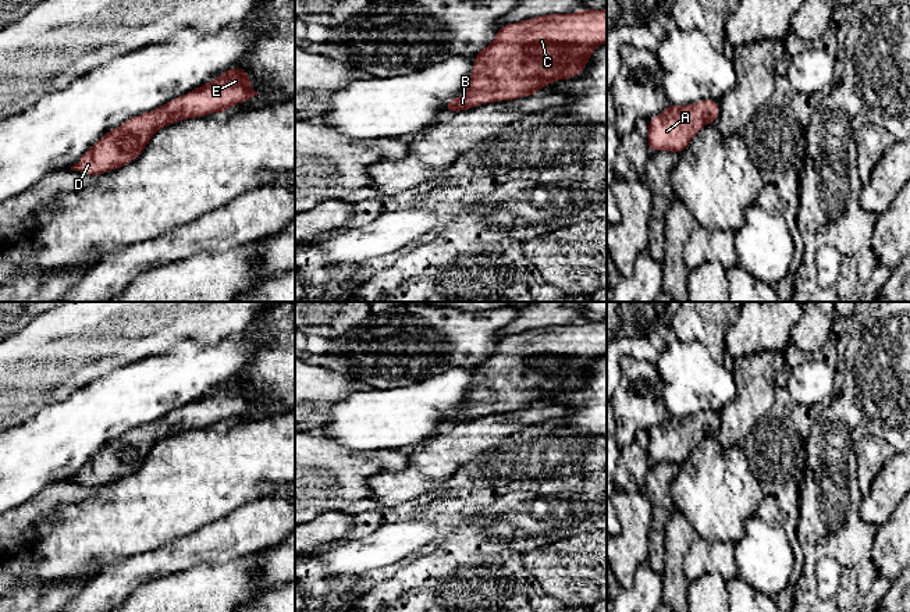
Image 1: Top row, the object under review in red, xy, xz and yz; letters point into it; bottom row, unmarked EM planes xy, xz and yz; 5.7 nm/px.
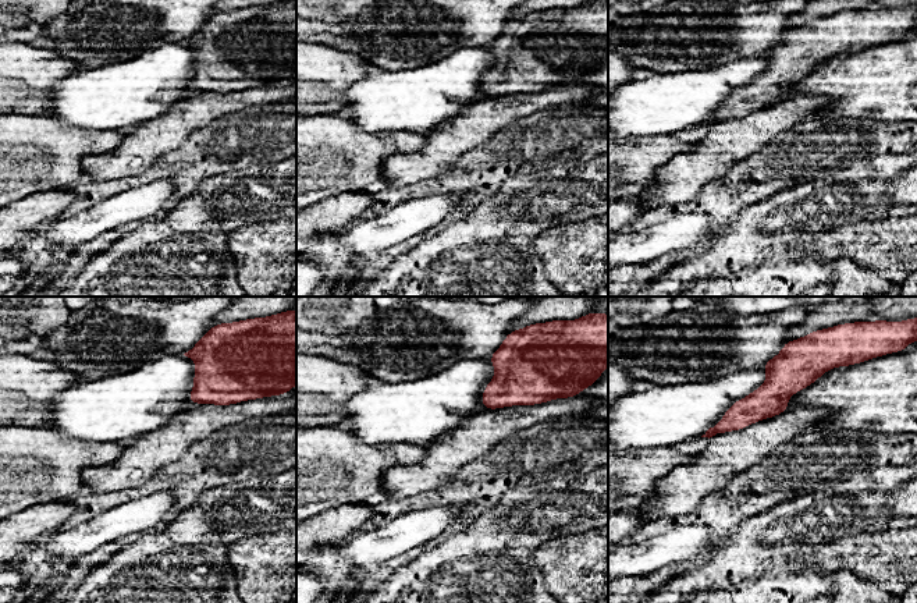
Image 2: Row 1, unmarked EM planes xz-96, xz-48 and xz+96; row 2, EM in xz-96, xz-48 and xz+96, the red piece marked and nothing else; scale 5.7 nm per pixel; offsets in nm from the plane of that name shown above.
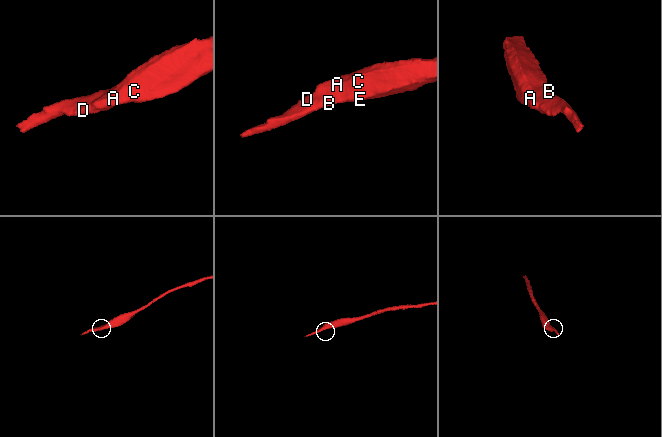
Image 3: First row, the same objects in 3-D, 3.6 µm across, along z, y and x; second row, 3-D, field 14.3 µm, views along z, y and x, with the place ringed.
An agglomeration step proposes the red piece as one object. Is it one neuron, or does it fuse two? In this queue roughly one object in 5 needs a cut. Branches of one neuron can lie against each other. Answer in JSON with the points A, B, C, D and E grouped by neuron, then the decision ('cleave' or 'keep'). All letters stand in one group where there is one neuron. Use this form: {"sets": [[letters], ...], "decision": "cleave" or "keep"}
{"sets": [["A", "B", "C", "D", "E"]], "decision": "keep"}

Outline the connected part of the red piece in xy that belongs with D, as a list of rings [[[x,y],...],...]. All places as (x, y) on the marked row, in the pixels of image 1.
[[[231,67],[198,89],[175,97],[150,113],[124,121],[90,146],[71,168],[99,177],[132,163],[159,129],[185,118],[223,113],[257,96],[249,78],[248,70]]]

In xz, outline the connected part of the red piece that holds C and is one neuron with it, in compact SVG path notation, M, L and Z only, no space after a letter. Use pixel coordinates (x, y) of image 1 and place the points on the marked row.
M582 8L572 14L545 14L532 17L522 22L501 25L495 39L481 51L473 56L473 72L465 86L465 93L456 99L445 102L445 111L456 113L473 108L484 103L515 100L518 97L533 96L545 85L557 79L572 79L587 67L593 50L607 43L607 10Z

